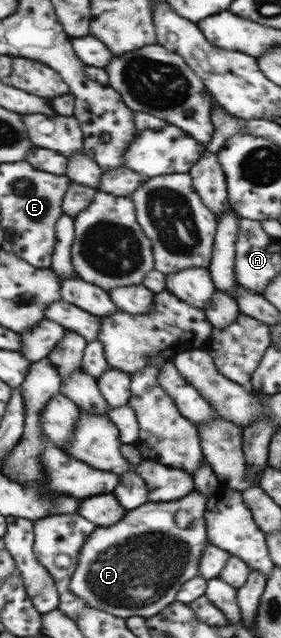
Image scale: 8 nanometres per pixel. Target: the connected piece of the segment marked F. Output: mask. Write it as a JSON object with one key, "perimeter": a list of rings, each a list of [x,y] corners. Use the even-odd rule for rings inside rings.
{"perimeter":[[[196,488],[194,492],[178,501],[152,502],[149,500],[146,504],[142,504],[140,508],[130,510],[130,514],[126,514],[126,518],[122,518],[122,522],[118,522],[116,526],[94,530],[92,536],[88,538],[88,541],[86,541],[79,554],[78,564],[75,573],[73,574],[73,578],[70,581],[69,589],[73,591],[75,595],[83,598],[83,601],[86,601],[91,607],[98,607],[100,610],[105,610],[107,613],[118,615],[120,618],[125,619],[130,618],[131,616],[142,616],[144,618],[153,617],[155,614],[160,613],[162,609],[168,608],[168,606],[176,600],[177,594],[181,590],[181,586],[184,585],[187,580],[200,574],[200,560],[202,556],[204,556],[205,550],[211,545],[211,540],[209,539],[209,528],[206,521],[208,502],[209,496],[206,493],[201,493]],[[186,512],[194,518],[192,522],[186,522]]]}

